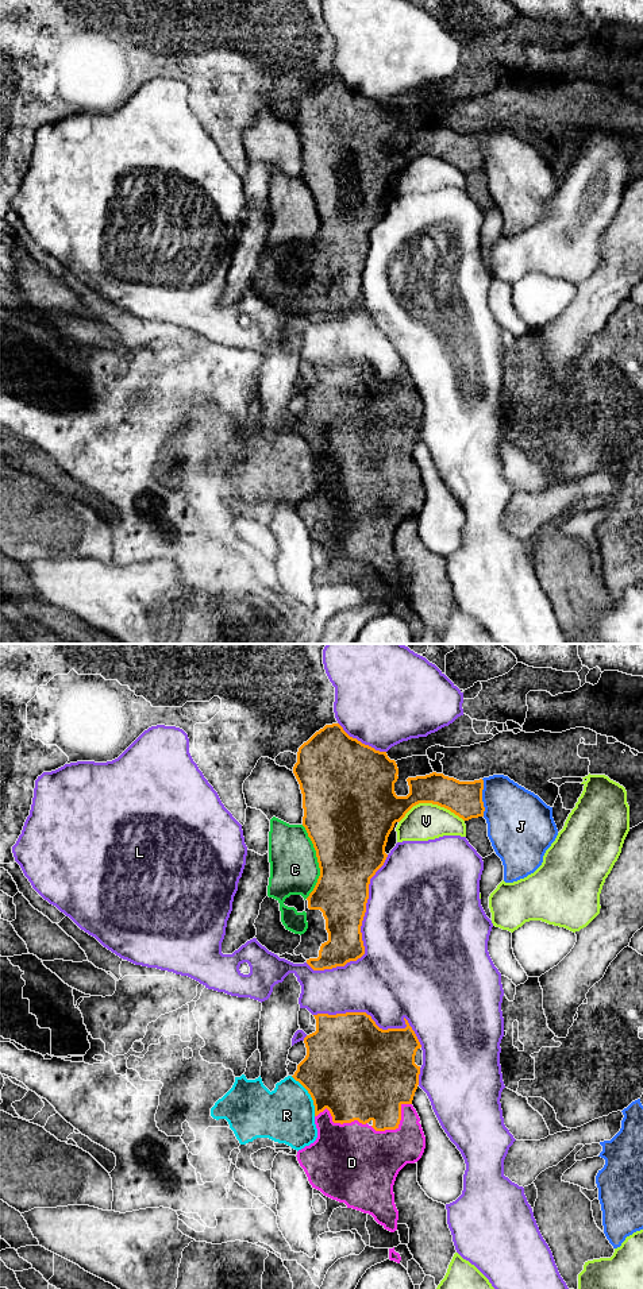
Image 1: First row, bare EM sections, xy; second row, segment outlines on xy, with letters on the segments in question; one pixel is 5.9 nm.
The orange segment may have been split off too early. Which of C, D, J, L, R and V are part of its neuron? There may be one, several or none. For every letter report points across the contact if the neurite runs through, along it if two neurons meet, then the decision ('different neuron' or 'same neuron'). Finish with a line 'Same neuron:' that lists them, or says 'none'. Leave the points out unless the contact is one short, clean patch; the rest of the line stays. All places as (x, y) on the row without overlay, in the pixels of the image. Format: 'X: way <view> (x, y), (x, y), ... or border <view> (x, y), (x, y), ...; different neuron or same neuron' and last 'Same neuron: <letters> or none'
C: different neuron
D: same neuron
J: different neuron
L: different neuron
R: different neuron
V: different neuron
Same neuron: D

